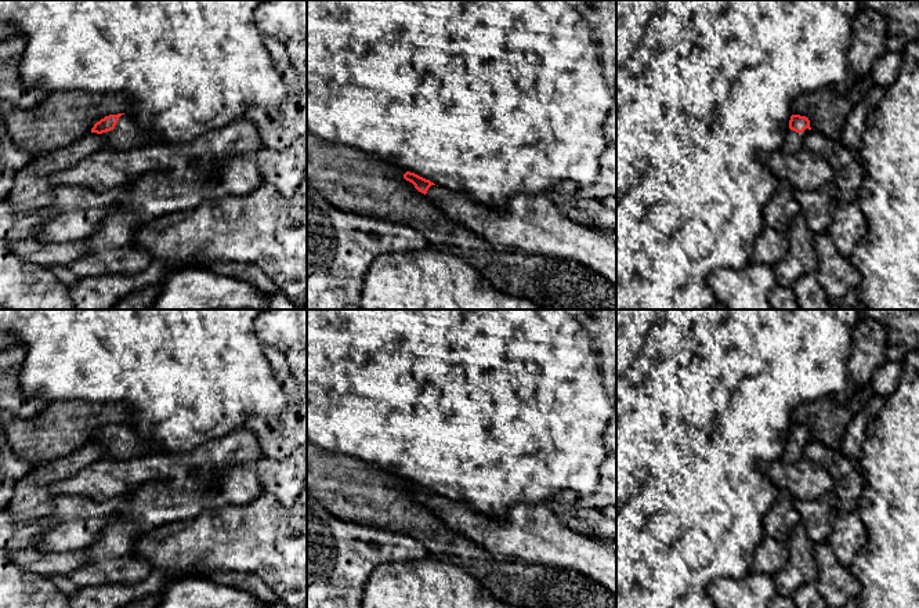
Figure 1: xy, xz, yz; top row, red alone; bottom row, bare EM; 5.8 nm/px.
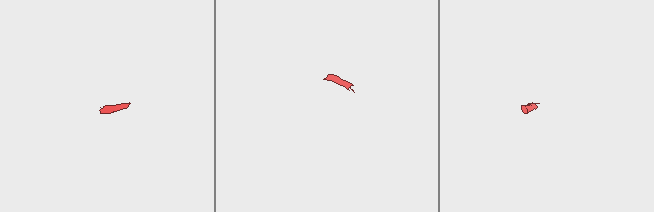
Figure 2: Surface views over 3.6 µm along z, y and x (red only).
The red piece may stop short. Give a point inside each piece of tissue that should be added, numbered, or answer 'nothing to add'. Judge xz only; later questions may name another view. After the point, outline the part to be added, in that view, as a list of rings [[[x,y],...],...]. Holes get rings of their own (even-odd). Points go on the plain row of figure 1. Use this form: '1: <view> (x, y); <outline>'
1: xz (532, 534); [[[437,495],[426,506],[492,557],[572,569],[616,596],[616,546],[572,531],[547,503],[515,504],[504,520]]]

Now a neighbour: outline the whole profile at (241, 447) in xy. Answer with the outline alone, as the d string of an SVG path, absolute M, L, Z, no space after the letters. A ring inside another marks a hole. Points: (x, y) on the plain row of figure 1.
M245 426L192 452L146 452L142 456L123 460L102 457L75 475L55 482L50 486L50 492L104 502L124 496L138 486L164 482L174 467L202 470L207 464L253 464L263 456L265 453L257 435Z

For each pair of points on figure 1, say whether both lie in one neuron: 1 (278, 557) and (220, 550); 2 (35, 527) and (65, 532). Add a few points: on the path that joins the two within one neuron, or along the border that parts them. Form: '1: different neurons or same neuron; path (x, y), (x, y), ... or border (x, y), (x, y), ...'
1: same neuron; path (264, 550), (234, 550)
2: different neurons; border (50, 520), (50, 528), (33, 547)

